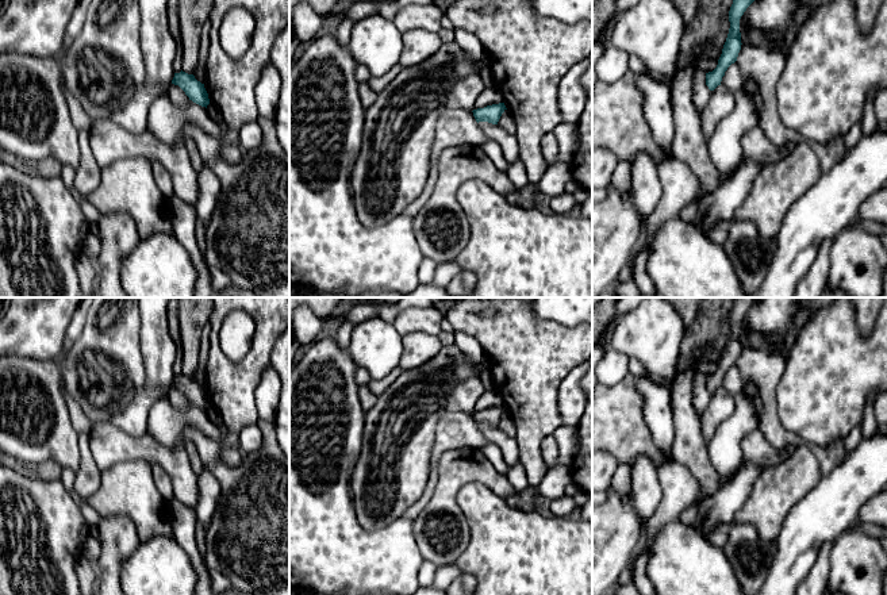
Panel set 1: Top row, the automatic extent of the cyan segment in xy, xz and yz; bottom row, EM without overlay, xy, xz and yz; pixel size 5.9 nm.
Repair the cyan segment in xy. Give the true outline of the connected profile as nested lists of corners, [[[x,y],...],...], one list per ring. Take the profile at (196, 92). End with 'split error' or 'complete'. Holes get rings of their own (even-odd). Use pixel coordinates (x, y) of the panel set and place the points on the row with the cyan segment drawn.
[[[185,72],[174,73],[172,84],[178,85],[193,103],[206,107],[210,104],[204,84],[197,81],[193,74]]]; complete

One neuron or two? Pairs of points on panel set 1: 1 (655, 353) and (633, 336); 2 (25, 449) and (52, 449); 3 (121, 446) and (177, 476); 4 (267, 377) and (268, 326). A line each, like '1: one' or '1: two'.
1: one
2: one
3: one
4: two

